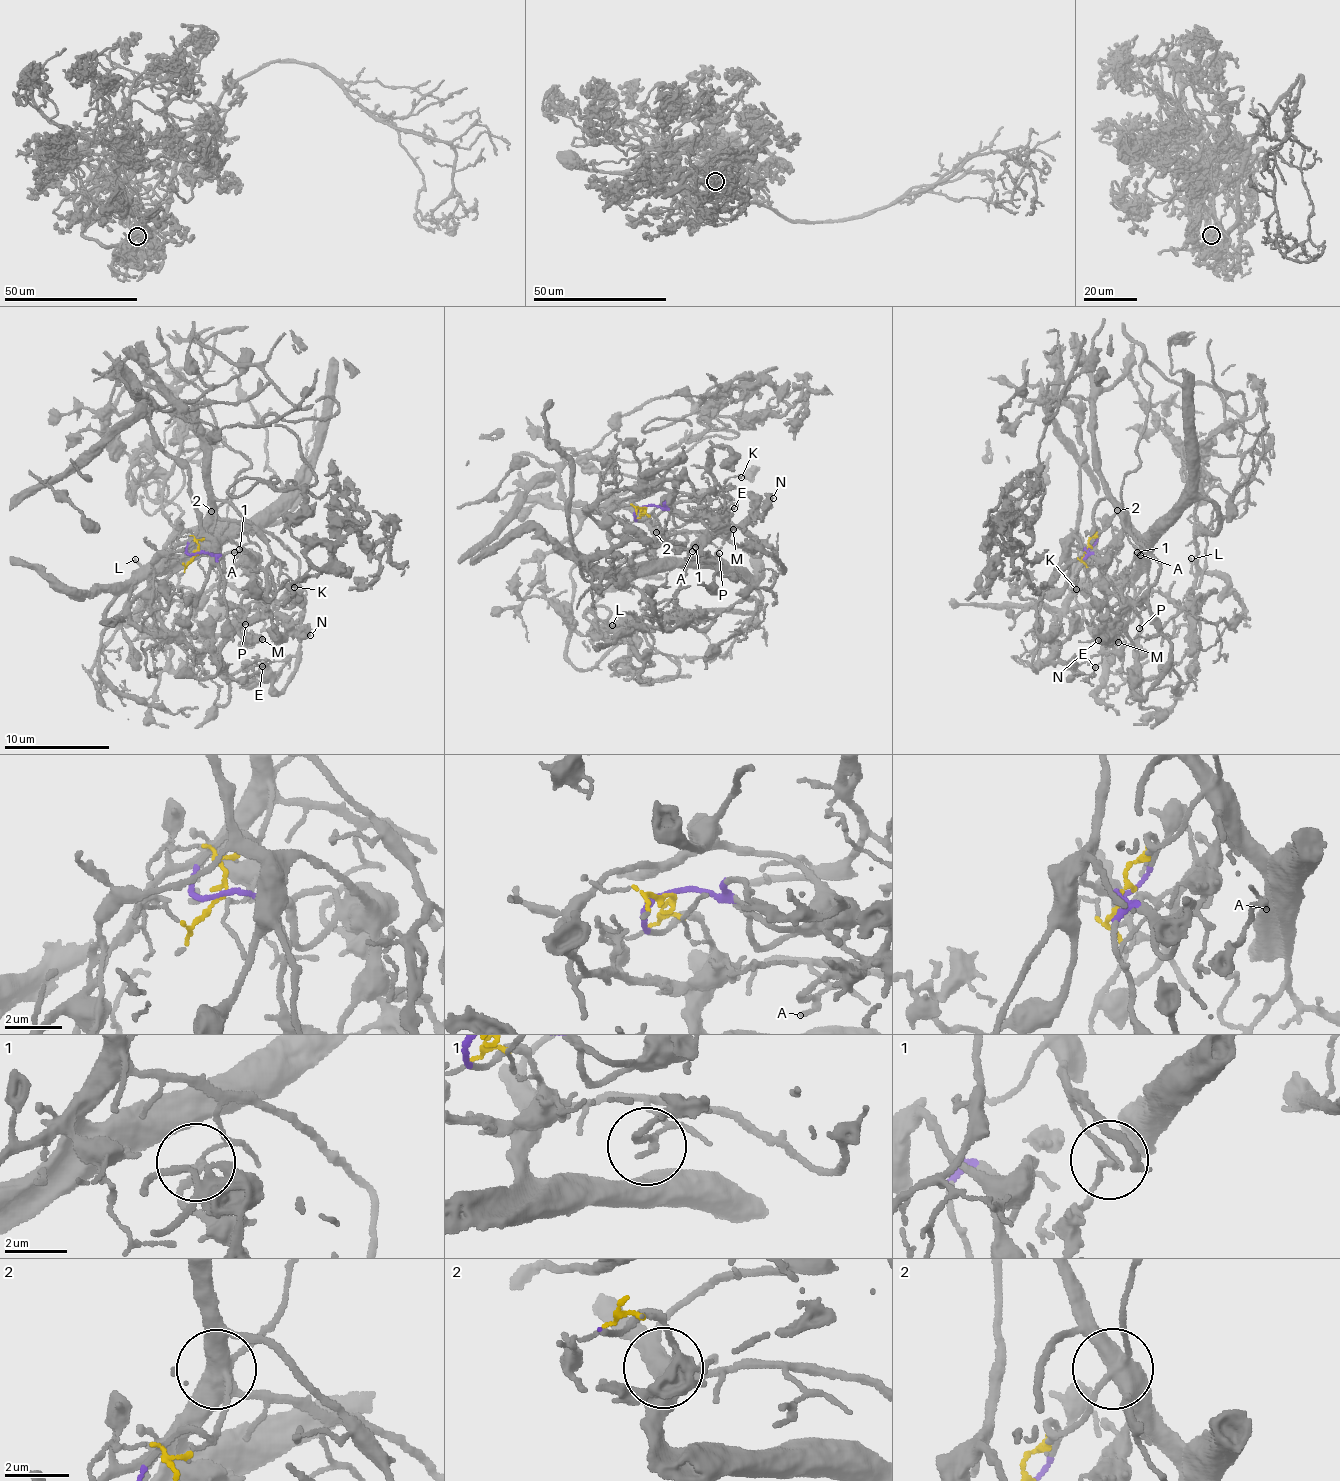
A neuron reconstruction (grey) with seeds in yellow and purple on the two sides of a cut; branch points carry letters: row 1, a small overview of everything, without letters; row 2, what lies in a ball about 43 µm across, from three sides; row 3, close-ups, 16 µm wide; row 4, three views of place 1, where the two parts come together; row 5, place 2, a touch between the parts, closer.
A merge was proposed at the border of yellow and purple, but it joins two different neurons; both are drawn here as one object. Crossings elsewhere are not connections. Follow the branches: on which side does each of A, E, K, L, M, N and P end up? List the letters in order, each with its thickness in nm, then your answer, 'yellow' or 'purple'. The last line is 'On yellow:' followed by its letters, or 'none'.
A: 110 nm thick; yellow
E: 120 nm thick; yellow
K: 140 nm thick; yellow
L: 130 nm thick; yellow
M: 400 nm thick; purple
N: 600 nm thick; purple
P: 150 nm thick; purple
On yellow: A, E, K, L

